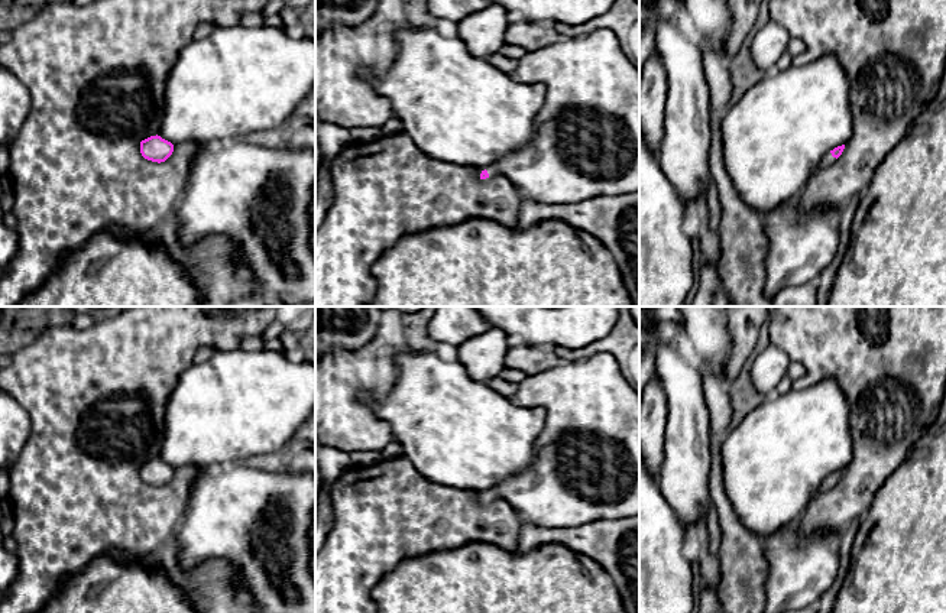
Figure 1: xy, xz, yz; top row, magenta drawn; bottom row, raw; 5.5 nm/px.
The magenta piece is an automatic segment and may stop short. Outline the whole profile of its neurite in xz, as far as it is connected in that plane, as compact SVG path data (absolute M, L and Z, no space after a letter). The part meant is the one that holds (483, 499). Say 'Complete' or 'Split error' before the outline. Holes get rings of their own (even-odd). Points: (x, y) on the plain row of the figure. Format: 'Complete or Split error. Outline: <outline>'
Split error. Outline: M600 353L581 360L528 374L511 400L521 406L545 409L545 424L535 440L534 461L516 476L482 494L480 503L493 499L508 502L527 522L542 528L577 528L600 519L623 519L639 515L639 393L622 373L618 359Z

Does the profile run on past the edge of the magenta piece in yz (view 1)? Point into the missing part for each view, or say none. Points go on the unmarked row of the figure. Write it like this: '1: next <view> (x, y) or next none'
1: next yz (828, 483)

